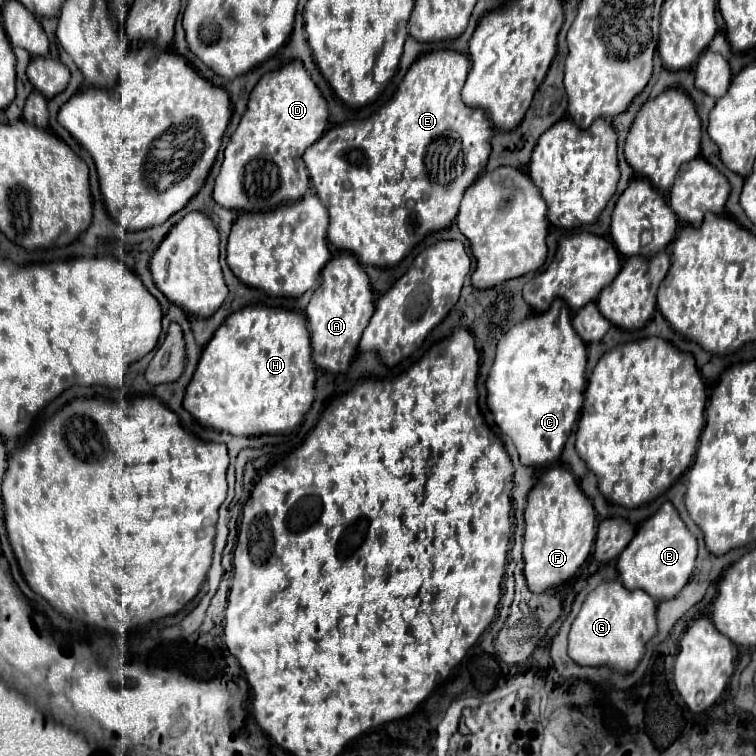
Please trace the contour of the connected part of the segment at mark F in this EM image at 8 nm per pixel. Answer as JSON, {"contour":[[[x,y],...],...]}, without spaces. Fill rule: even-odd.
{"contour":[[[554,466],[546,470],[530,490],[524,520],[524,576],[530,590],[540,594],[570,580],[586,562],[594,544],[596,512],[592,502],[576,484],[576,478],[566,468]]]}

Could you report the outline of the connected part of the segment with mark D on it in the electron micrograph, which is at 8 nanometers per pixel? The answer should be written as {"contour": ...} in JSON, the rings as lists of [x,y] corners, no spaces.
{"contour":[[[294,60],[278,70],[266,72],[254,86],[248,108],[236,132],[230,136],[230,144],[224,150],[224,162],[220,166],[220,174],[214,184],[212,198],[228,210],[244,210],[244,212],[272,210],[284,202],[300,200],[308,192],[308,182],[310,182],[302,154],[326,130],[328,130],[328,104],[320,96],[320,90],[312,82],[302,62]]]}

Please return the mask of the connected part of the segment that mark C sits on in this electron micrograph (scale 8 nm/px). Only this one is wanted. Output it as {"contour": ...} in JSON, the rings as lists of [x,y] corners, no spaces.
{"contour":[[[560,298],[554,300],[550,310],[542,314],[534,314],[526,318],[526,322],[512,326],[502,336],[502,342],[498,342],[496,358],[486,380],[488,408],[494,414],[494,420],[500,426],[500,430],[512,438],[522,464],[550,466],[552,462],[560,458],[564,444],[582,410],[584,388],[586,388],[586,374],[584,374],[586,360],[588,360],[586,346],[578,342],[578,336],[574,334],[574,328],[570,326],[570,310],[566,302],[562,302]]]}

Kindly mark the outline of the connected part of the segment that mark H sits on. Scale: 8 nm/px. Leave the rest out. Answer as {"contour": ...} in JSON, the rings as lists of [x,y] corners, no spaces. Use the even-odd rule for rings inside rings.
{"contour":[[[248,304],[228,316],[204,348],[184,408],[198,424],[234,436],[290,434],[314,402],[315,382],[306,318],[284,308]]]}

